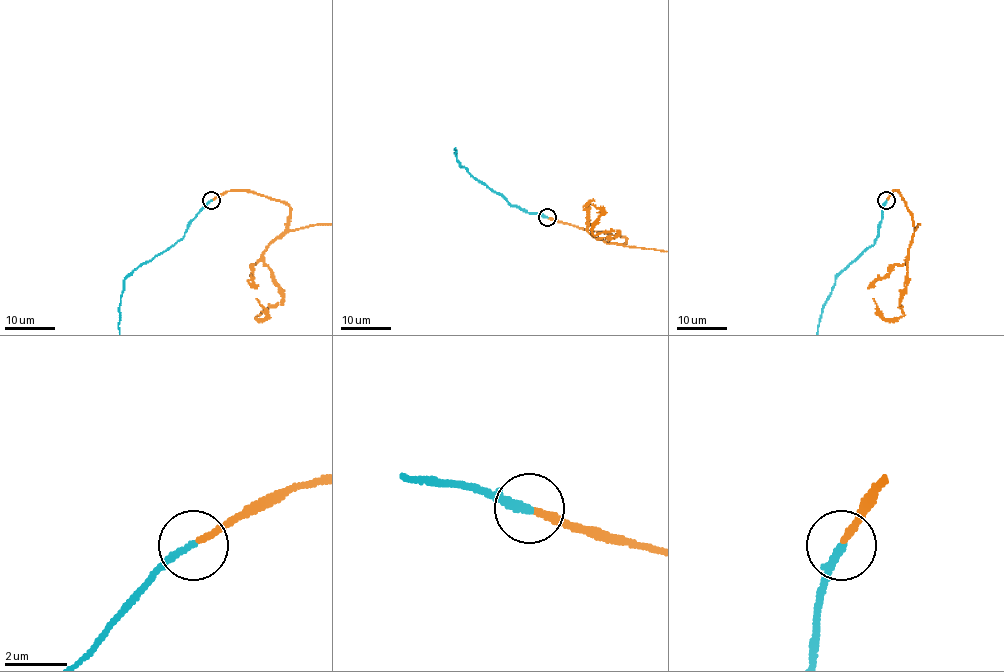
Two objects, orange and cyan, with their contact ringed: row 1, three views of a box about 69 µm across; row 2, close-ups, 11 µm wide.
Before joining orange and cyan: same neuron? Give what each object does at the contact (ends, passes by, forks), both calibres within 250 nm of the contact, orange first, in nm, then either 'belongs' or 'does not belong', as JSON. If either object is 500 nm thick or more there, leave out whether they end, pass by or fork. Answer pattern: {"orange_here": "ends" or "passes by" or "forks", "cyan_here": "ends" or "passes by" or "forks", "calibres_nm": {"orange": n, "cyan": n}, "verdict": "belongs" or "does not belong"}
{"orange_here": "ends", "cyan_here": "ends", "calibres_nm": {"orange": 220, "cyan": 220}, "verdict": "belongs"}

